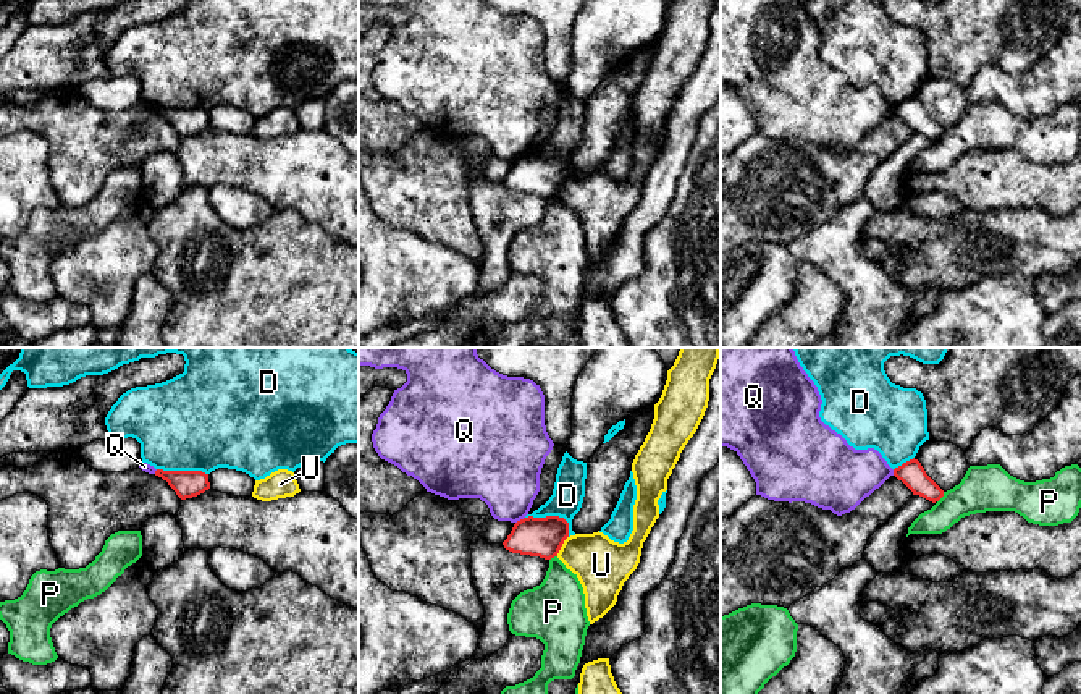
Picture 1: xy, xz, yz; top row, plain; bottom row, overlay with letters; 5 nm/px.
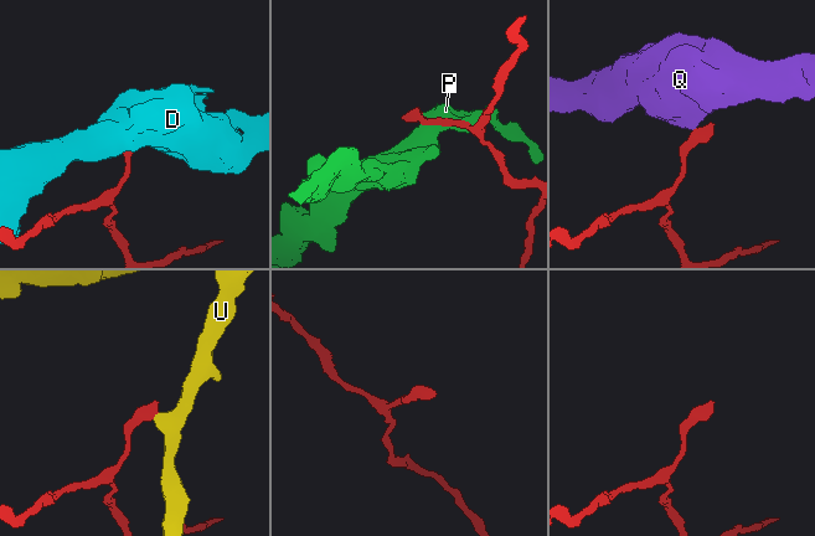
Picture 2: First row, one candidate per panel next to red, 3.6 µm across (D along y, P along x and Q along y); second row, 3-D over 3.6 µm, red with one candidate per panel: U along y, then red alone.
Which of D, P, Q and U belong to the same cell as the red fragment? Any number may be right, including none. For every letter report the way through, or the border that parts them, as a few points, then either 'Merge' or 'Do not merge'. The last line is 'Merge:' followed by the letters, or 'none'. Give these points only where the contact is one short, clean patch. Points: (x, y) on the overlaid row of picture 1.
D: Boundary: xz (525, 516), (561, 516), (567, 523), (569, 536). Do not merge
P: Do not merge
Q: Boundary: xz (524, 516), (516, 523). Do not merge
U: Boundary: xz (567, 536), (556, 555). Do not merge
Merge: none

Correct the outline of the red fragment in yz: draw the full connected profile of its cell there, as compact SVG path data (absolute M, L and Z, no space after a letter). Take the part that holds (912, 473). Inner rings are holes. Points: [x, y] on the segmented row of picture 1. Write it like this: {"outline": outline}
{"outline": "M910 459L894 469L894 476L902 480L913 495L919 495L932 503L944 497L944 490L926 474L918 459Z"}

